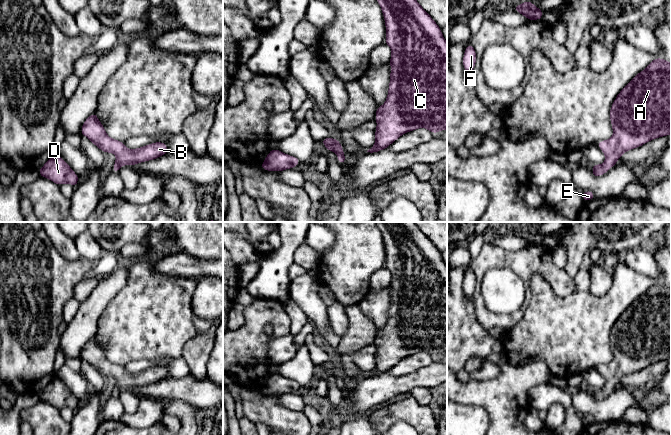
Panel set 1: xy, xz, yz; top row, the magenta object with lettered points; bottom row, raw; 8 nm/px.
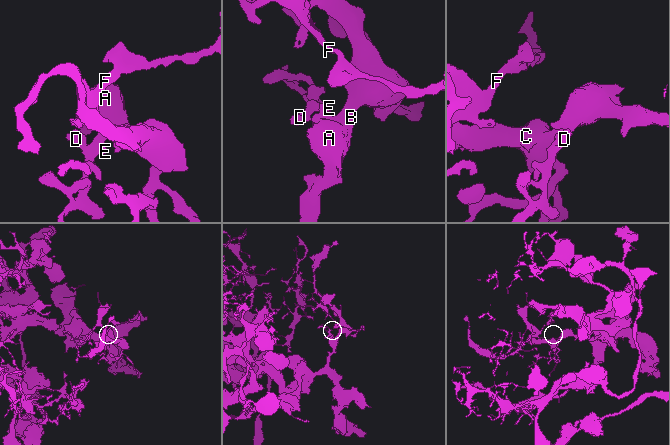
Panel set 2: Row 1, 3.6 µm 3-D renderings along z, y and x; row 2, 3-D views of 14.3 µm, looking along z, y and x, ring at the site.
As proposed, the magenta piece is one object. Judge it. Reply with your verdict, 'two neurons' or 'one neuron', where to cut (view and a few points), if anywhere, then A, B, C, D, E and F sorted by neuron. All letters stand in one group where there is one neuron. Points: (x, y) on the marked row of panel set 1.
one neuron; cut none; groups A B C D E F

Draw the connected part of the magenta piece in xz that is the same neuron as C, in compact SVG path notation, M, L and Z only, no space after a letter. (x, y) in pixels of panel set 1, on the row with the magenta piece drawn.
M377 0L386 26L385 44L392 51L390 83L385 103L376 108L375 144L367 152L378 152L404 133L426 128L433 134L447 129L447 42L441 28L416 0Z

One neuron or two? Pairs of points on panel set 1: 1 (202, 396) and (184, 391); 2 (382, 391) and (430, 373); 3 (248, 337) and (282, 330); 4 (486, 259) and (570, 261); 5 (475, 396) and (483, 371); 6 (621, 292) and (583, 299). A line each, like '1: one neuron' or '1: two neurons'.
1: one neuron
2: one neuron
3: one neuron
4: two neurons
5: two neurons
6: one neuron

